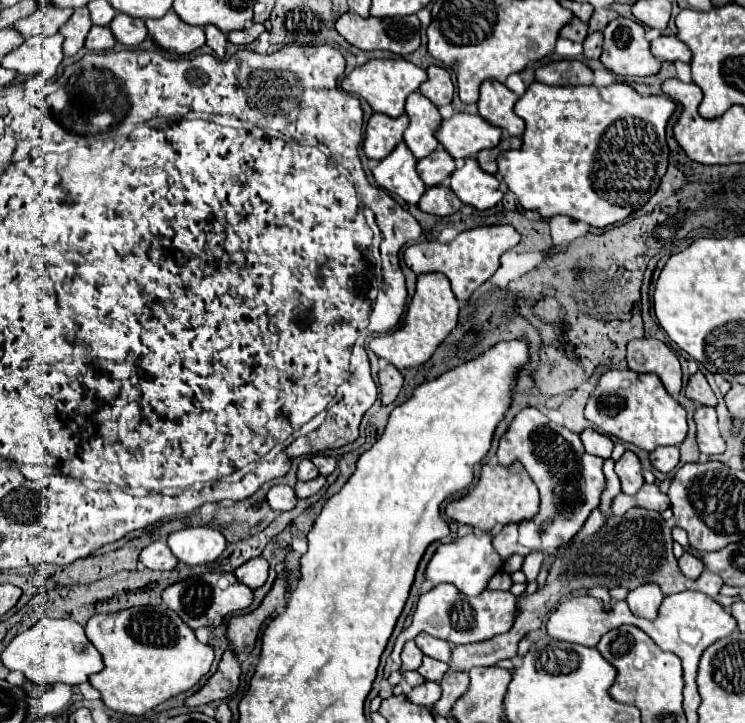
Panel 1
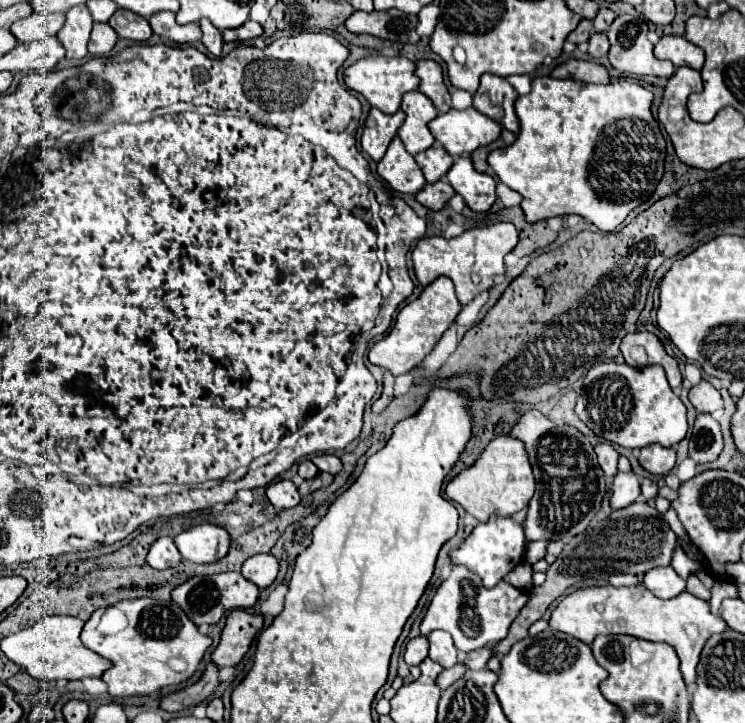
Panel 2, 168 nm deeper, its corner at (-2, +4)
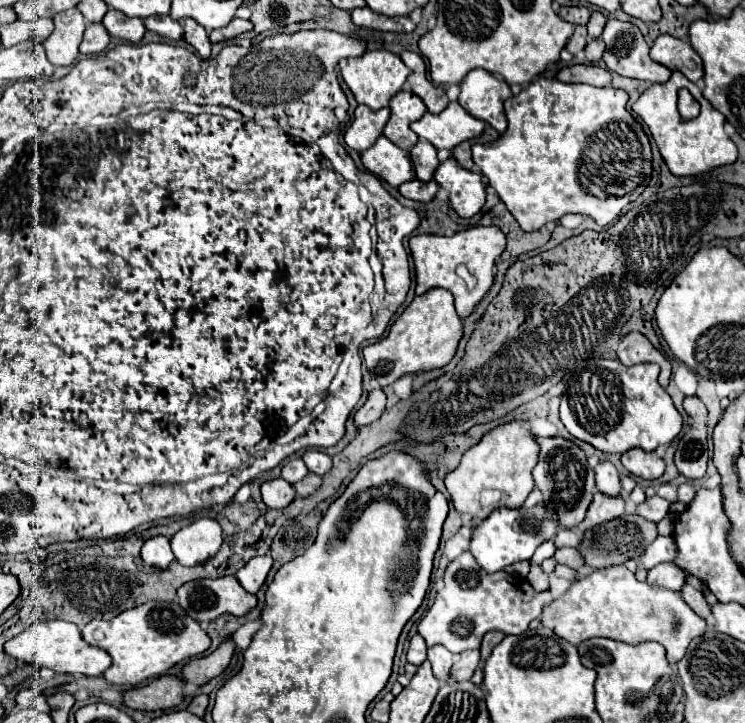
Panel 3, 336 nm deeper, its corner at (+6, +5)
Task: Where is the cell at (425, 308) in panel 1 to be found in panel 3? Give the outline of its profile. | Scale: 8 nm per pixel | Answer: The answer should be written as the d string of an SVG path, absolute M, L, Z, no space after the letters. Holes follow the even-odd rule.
M431 289L429 293L415 297L411 305L405 307L405 311L391 325L391 331L385 339L363 349L363 361L371 377L381 387L387 387L403 375L415 375L421 371L445 367L453 359L461 337L463 321L455 313L453 295L447 289Z

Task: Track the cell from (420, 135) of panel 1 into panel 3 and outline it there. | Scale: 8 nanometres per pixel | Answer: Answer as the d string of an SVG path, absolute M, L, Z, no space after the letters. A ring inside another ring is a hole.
M409 89L399 91L391 101L389 101L389 109L391 109L391 117L385 125L383 135L393 141L397 147L401 147L403 151L409 151L415 143L417 143L417 135L411 131L411 123L417 121L427 109L423 105L423 101Z

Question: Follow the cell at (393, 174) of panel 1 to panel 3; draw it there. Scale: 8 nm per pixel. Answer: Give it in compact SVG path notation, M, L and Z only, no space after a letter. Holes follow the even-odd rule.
M383 135L375 141L375 145L371 145L371 149L361 153L361 163L369 173L385 179L391 187L399 187L401 183L415 177L409 153L393 145Z

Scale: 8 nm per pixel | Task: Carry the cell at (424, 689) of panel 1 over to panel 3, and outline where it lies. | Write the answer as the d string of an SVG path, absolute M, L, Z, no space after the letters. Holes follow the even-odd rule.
M479 649L465 651L465 653L461 653L457 657L457 661L453 665L453 677L457 681L469 681L479 665L481 665L481 653L479 653Z

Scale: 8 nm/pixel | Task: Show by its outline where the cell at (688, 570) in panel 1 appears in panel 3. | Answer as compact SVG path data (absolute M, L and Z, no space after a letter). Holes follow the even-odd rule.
M685 585L685 587L681 589L681 597L685 599L685 603L687 603L699 617L707 619L707 617L711 615L711 609L709 609L703 593L699 593L697 589L693 589L691 585Z

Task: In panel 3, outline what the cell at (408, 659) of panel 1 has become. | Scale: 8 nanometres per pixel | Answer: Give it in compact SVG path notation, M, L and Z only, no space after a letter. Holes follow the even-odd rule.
M415 635L409 643L409 651L407 651L407 661L413 665L421 665L427 659L427 645L423 641L421 635Z

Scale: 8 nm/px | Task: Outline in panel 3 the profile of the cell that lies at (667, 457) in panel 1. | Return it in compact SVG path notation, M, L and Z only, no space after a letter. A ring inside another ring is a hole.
M629 449L627 453L621 455L621 463L631 475L645 481L655 481L665 471L665 465L655 451L647 453L643 449Z

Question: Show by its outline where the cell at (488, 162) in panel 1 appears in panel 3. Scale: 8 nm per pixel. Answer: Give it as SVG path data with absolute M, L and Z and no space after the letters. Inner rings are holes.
M463 141L453 149L453 157L457 163L465 169L473 169L473 159L471 159L471 141Z

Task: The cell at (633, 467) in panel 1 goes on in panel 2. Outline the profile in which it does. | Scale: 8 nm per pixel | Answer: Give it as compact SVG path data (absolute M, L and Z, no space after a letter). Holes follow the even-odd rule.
M633 470L629 472L617 472L613 478L613 496L611 496L611 506L625 508L633 504L635 500L641 498L641 482Z

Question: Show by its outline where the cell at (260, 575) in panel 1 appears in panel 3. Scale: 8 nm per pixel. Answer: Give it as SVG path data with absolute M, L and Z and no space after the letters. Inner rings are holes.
M269 555L251 559L243 569L237 571L237 579L239 579L241 587L243 587L247 593L255 595L255 593L261 589L261 585L265 583L267 573L269 573L269 569L271 569L271 563L273 563L273 559L271 559Z

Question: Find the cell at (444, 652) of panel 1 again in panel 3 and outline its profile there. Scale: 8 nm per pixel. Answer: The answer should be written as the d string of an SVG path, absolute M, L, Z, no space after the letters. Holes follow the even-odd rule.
M435 645L427 651L427 659L431 661L433 665L433 675L441 681L441 683L449 683L453 681L451 677L451 667L453 667L453 661L455 661L455 655L449 653L445 647L441 645Z

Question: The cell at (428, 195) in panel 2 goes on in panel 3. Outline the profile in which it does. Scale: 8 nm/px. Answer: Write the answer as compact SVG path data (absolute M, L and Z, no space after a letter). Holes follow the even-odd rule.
M411 179L411 181L405 181L401 187L399 187L399 193L407 199L413 199L413 201L421 201L421 203L429 203L435 193L437 193L439 185L435 181L419 181L419 179Z

